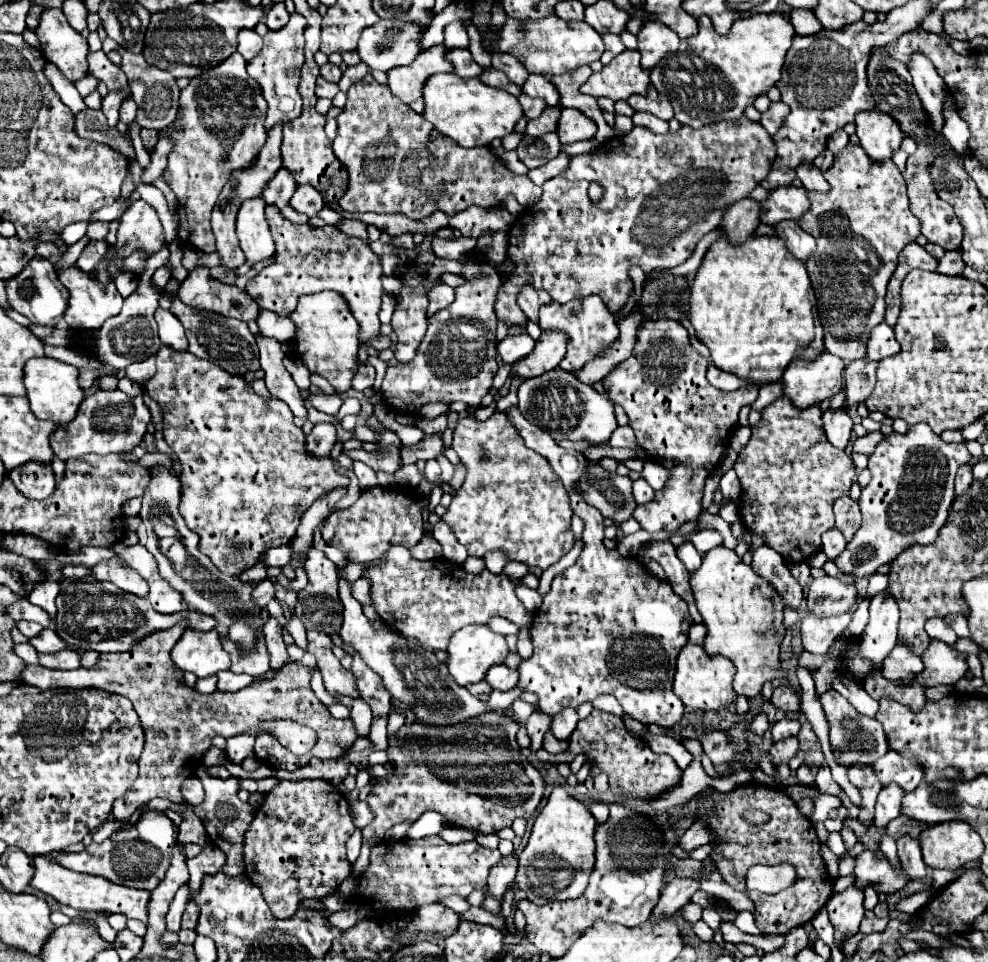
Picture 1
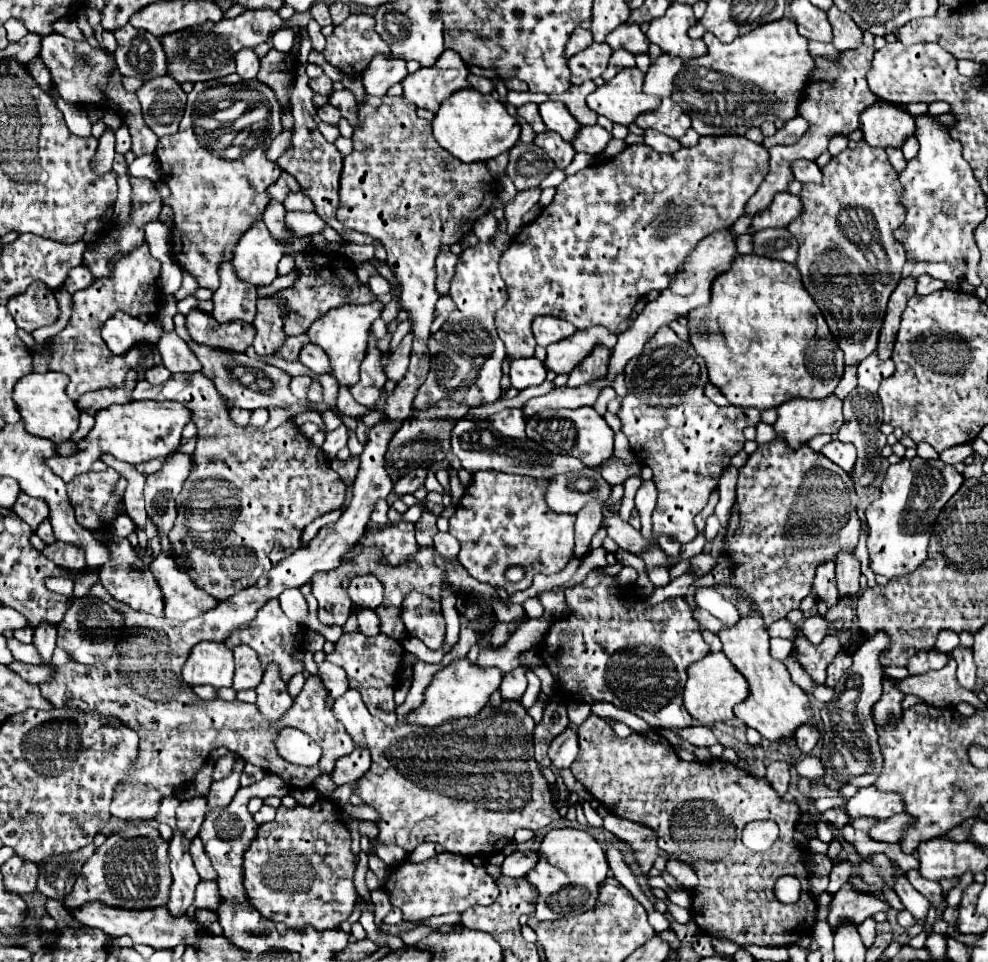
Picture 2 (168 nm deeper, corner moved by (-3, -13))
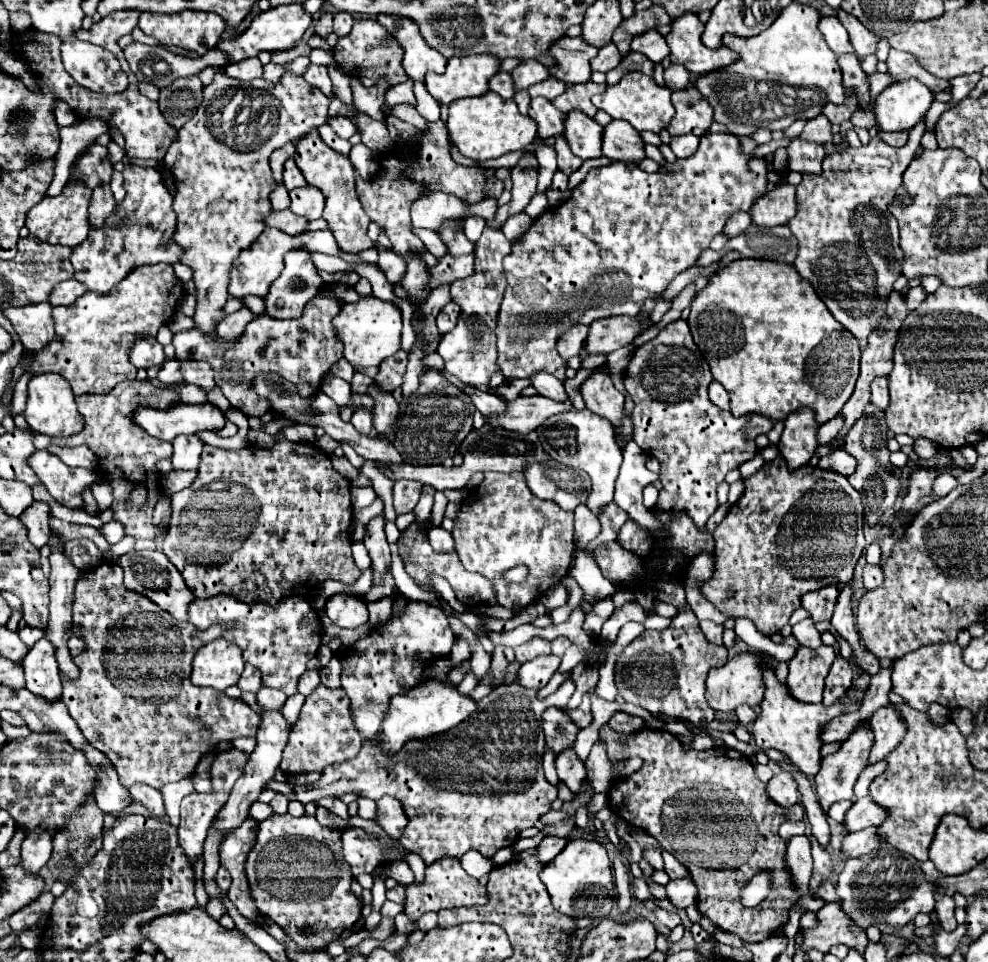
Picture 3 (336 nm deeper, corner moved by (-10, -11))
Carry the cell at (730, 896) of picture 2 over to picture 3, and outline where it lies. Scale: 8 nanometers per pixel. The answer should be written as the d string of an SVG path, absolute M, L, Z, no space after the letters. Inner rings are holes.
M608 724L600 728L600 740L606 744L608 758L612 764L626 762L630 756L642 758L642 766L636 770L636 774L628 776L626 780L616 780L612 788L608 790L608 806L618 806L618 814L624 822L646 830L652 834L664 850L668 850L676 860L680 860L686 870L690 872L692 880L698 886L698 912L706 916L710 922L716 924L716 928L732 932L740 936L744 942L762 942L770 934L774 934L778 928L782 928L788 922L790 908L800 900L800 894L790 880L790 872L786 870L786 840L780 838L778 826L786 820L800 820L804 818L804 808L800 804L794 804L792 808L780 808L776 802L768 800L766 784L758 780L754 774L752 762L732 748L710 748L706 752L694 752L686 750L678 738L670 732L642 728L632 734L622 734L612 730ZM646 776L646 780L644 780ZM684 790L684 792L682 792ZM688 792L688 796L686 796ZM688 798L688 800L686 800ZM670 802L670 808L664 808L664 804ZM696 802L710 802L704 810L702 806L696 806ZM706 812L706 820L696 820L692 816L700 816ZM762 870L770 872L770 894L766 900L762 900L754 908L746 908L740 902L740 888L748 884L748 880Z

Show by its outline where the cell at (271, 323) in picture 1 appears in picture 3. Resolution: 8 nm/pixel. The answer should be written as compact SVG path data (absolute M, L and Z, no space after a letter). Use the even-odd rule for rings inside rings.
M340 358L336 364L332 364L332 374L346 380L346 382L350 382L352 376L354 376L354 368L348 364L348 360Z

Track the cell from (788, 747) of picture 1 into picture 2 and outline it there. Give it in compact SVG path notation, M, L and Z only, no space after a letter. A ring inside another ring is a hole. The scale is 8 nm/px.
M773 762L773 764L769 764L767 766L767 780L769 780L769 784L773 786L773 790L779 796L785 796L787 790L789 790L789 782L791 782L789 764L787 762Z

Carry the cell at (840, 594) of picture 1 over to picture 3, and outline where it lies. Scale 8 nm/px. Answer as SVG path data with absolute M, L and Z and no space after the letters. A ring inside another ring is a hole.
M810 618L794 624L794 626L792 626L792 634L794 634L794 638L796 638L800 644L804 644L804 646L808 646L808 648L818 648L818 646L822 644L820 632L816 630L816 626L814 626L814 622L812 622Z

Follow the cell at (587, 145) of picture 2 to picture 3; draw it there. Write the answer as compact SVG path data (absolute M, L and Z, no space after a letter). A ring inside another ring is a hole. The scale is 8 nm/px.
M612 120L604 128L602 154L612 160L640 162L644 158L644 142L626 120Z

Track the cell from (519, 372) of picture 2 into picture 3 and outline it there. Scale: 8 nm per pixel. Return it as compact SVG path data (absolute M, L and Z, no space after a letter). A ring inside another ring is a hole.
M534 372L530 376L530 382L538 390L538 394L542 394L542 396L548 396L548 398L554 398L554 400L566 400L568 398L562 382L548 372Z

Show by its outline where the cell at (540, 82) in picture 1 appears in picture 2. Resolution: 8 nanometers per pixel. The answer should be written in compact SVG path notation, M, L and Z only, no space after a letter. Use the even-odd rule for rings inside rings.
M547 100L539 106L539 112L541 112L541 118L549 130L557 132L569 144L575 140L581 124L569 114L569 110L565 110L565 106L561 102Z

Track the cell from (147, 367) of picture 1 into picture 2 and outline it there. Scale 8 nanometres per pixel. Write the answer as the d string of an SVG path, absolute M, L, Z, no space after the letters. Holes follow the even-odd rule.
M161 364L161 366L155 366L155 368L149 368L149 370L145 372L145 378L147 378L151 384L163 384L163 382L169 380L169 376L171 376L171 372L165 370L163 364Z

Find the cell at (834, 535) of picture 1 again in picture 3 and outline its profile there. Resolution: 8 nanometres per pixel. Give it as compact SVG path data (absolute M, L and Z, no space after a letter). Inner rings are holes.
M832 584L828 588L820 588L816 592L810 592L802 598L802 604L810 612L814 622L832 618L832 610L836 606L836 600L838 600L838 594L840 594L842 586L844 584Z

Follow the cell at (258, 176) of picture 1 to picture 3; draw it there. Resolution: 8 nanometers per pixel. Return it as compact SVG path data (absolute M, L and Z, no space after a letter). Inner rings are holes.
M242 306L242 308L236 310L234 314L224 316L224 320L220 320L216 332L218 332L224 340L234 340L234 338L238 338L238 336L244 332L246 324L248 324L250 320L254 320L254 318L256 318L256 316L252 316L252 312L248 312L246 306Z

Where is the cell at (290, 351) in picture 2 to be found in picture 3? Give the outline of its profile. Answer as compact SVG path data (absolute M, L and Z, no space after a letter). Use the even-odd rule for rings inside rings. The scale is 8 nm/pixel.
M316 296L312 298L302 318L296 320L274 320L266 314L254 318L244 336L236 340L236 344L228 344L220 340L220 336L200 336L196 328L180 332L174 336L172 344L176 348L178 360L206 360L212 364L216 372L216 384L222 388L224 396L232 406L240 408L246 416L264 416L271 411L271 403L260 399L250 388L250 382L256 372L280 372L286 380L300 386L300 396L312 396L320 390L320 382L330 366L342 358L342 344L336 340L336 332L332 328L332 318L340 312L340 304L332 298Z

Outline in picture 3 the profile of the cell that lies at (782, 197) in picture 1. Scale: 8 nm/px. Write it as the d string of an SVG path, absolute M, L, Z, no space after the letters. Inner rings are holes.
M778 184L774 190L766 192L754 202L750 216L758 226L784 226L794 218L796 204L796 188L790 184Z

